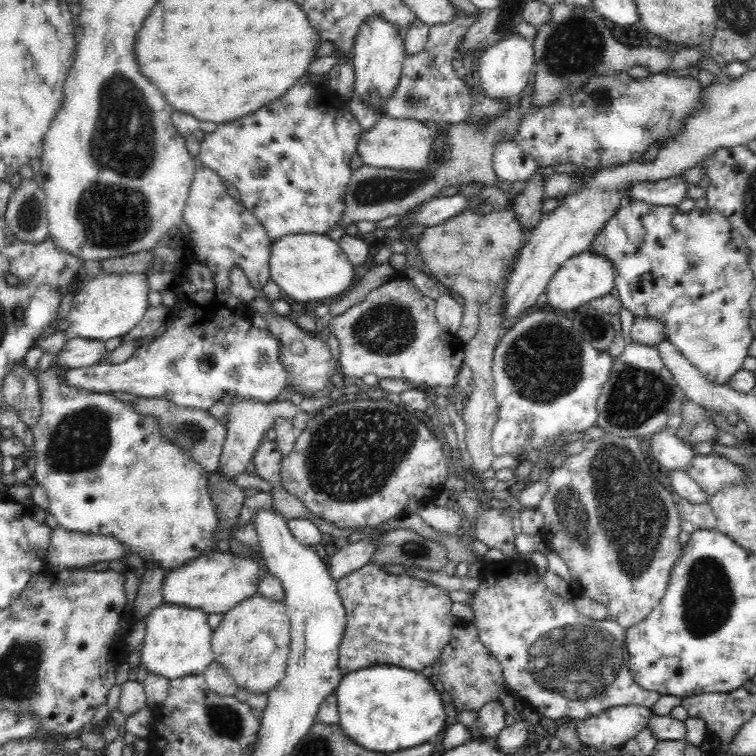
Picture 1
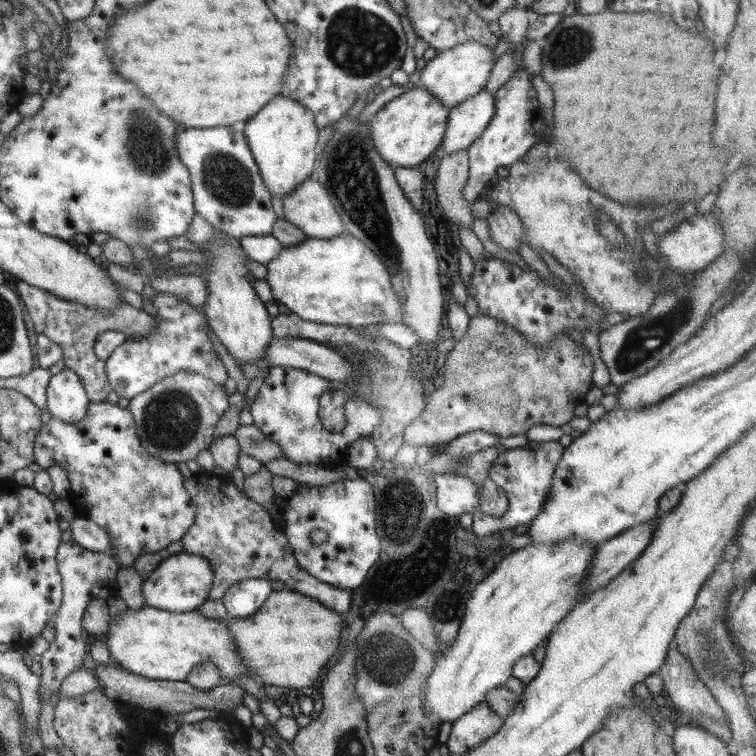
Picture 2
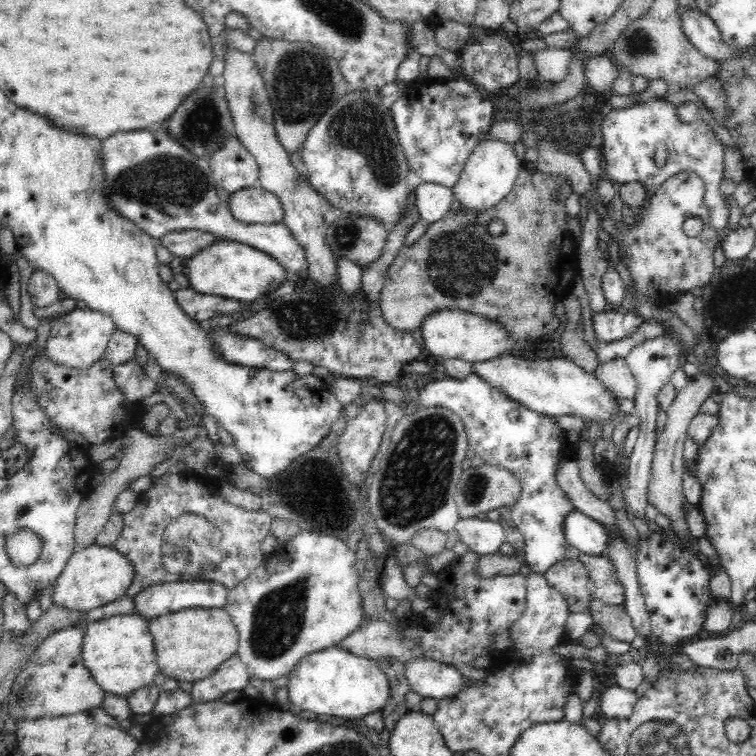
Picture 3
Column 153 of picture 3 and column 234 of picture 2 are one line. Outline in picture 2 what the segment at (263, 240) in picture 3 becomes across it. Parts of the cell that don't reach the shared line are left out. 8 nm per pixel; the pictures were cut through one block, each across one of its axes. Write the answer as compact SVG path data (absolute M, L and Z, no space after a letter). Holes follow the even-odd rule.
M245 124L214 128L186 128L176 133L176 150L187 168L195 213L215 229L239 239L270 235L276 220L270 193L263 185L246 139Z

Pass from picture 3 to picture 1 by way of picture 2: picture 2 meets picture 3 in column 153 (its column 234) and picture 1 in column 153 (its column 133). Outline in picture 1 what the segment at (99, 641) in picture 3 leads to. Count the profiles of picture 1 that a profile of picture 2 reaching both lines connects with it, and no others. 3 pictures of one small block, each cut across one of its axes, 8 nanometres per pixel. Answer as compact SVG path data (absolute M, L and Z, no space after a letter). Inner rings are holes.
M163 604L145 619L145 634L140 652L140 665L154 674L168 680L182 676L203 674L214 662L211 648L213 631L208 625L208 615L177 605Z

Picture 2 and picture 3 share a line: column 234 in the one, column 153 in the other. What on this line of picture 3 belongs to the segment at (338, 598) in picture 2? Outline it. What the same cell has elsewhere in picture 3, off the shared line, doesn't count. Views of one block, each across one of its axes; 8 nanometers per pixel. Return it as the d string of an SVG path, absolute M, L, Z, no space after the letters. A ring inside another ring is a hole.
M165 473L156 484L140 494L134 510L122 513L123 526L115 540L114 549L130 561L134 571L132 582L124 595L133 598L142 588L158 582L209 581L213 577L230 590L263 564L266 555L262 551L262 543L268 535L272 535L272 516L262 508L259 511L247 511L222 501L216 482L217 478L208 475Z

